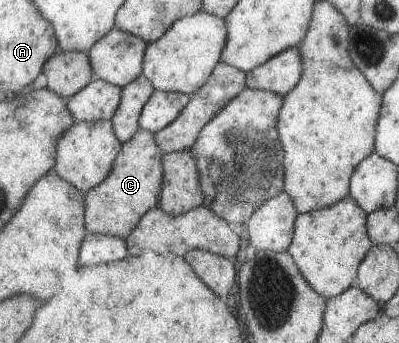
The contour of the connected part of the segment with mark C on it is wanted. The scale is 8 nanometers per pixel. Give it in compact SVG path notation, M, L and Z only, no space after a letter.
M139 129L128 142L121 143L121 151L105 181L85 192L85 227L88 233L104 234L123 240L133 233L142 215L149 209L156 208L159 202L162 189L161 155L153 134L146 130Z

